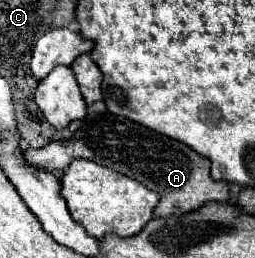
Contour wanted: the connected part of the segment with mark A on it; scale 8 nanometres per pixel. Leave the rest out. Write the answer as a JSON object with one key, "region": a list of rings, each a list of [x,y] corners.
{"region":[[[89,113],[83,119],[81,129],[67,141],[53,141],[43,149],[25,149],[25,159],[39,169],[55,171],[67,169],[73,159],[91,159],[103,167],[129,175],[143,183],[149,189],[155,189],[161,195],[161,201],[155,207],[155,213],[161,217],[183,215],[199,209],[207,201],[227,201],[229,183],[213,181],[209,175],[209,159],[201,157],[197,151],[191,151],[185,143],[169,139],[161,133],[155,133],[139,123],[129,121],[127,117],[105,113]]]}

